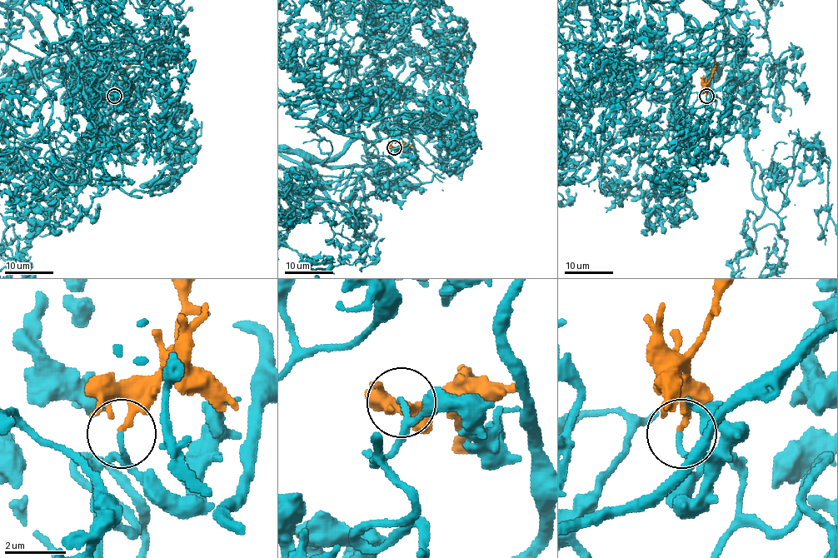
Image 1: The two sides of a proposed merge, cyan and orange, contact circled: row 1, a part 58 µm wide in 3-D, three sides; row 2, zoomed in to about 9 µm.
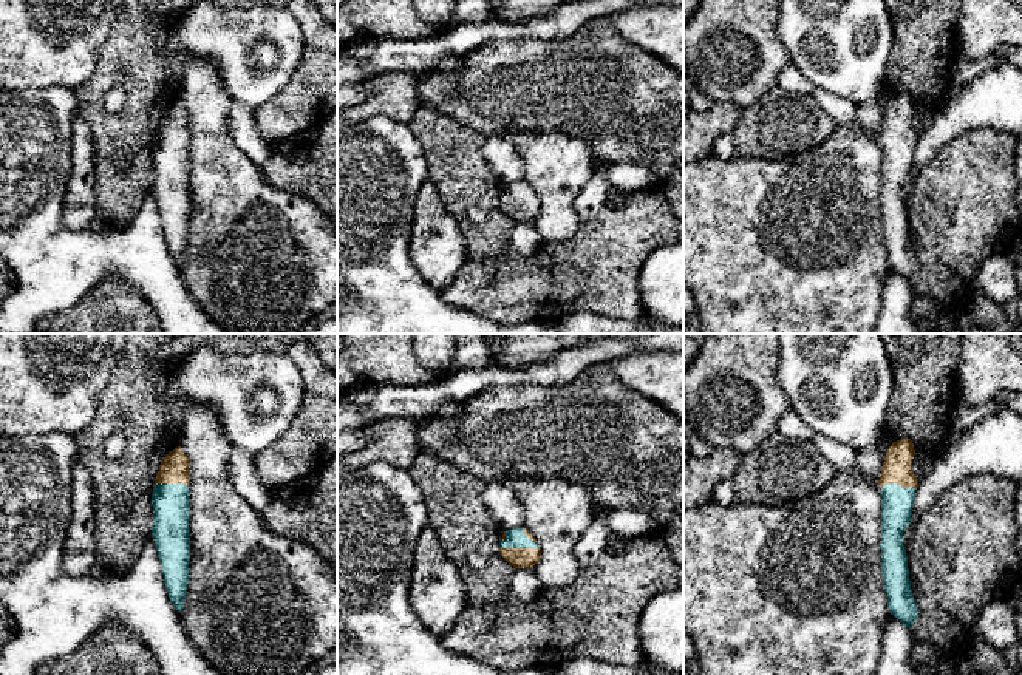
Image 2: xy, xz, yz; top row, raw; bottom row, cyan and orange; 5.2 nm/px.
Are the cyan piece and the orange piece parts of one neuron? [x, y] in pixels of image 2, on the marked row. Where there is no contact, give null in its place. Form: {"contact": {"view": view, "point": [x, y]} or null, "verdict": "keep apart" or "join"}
{"contact": {"view": "xz", "point": [520, 547]}, "verdict": "join"}

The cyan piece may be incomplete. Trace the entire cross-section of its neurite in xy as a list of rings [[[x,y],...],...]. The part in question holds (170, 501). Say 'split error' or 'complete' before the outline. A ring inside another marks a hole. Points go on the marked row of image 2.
split error; [[[178,446],[161,462],[152,493],[152,536],[162,567],[164,585],[178,612],[184,609],[189,584],[189,485],[190,462]]]

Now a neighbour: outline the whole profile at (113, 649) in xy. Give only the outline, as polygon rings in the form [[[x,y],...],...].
[[[107,621],[70,656],[39,667],[39,675],[162,675],[152,650],[121,621]]]

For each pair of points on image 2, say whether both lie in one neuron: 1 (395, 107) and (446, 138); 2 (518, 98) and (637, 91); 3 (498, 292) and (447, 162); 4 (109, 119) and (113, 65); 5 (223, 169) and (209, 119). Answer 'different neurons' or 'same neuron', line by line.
1: different neurons
2: same neuron
3: different neurons
4: same neuron
5: same neuron

